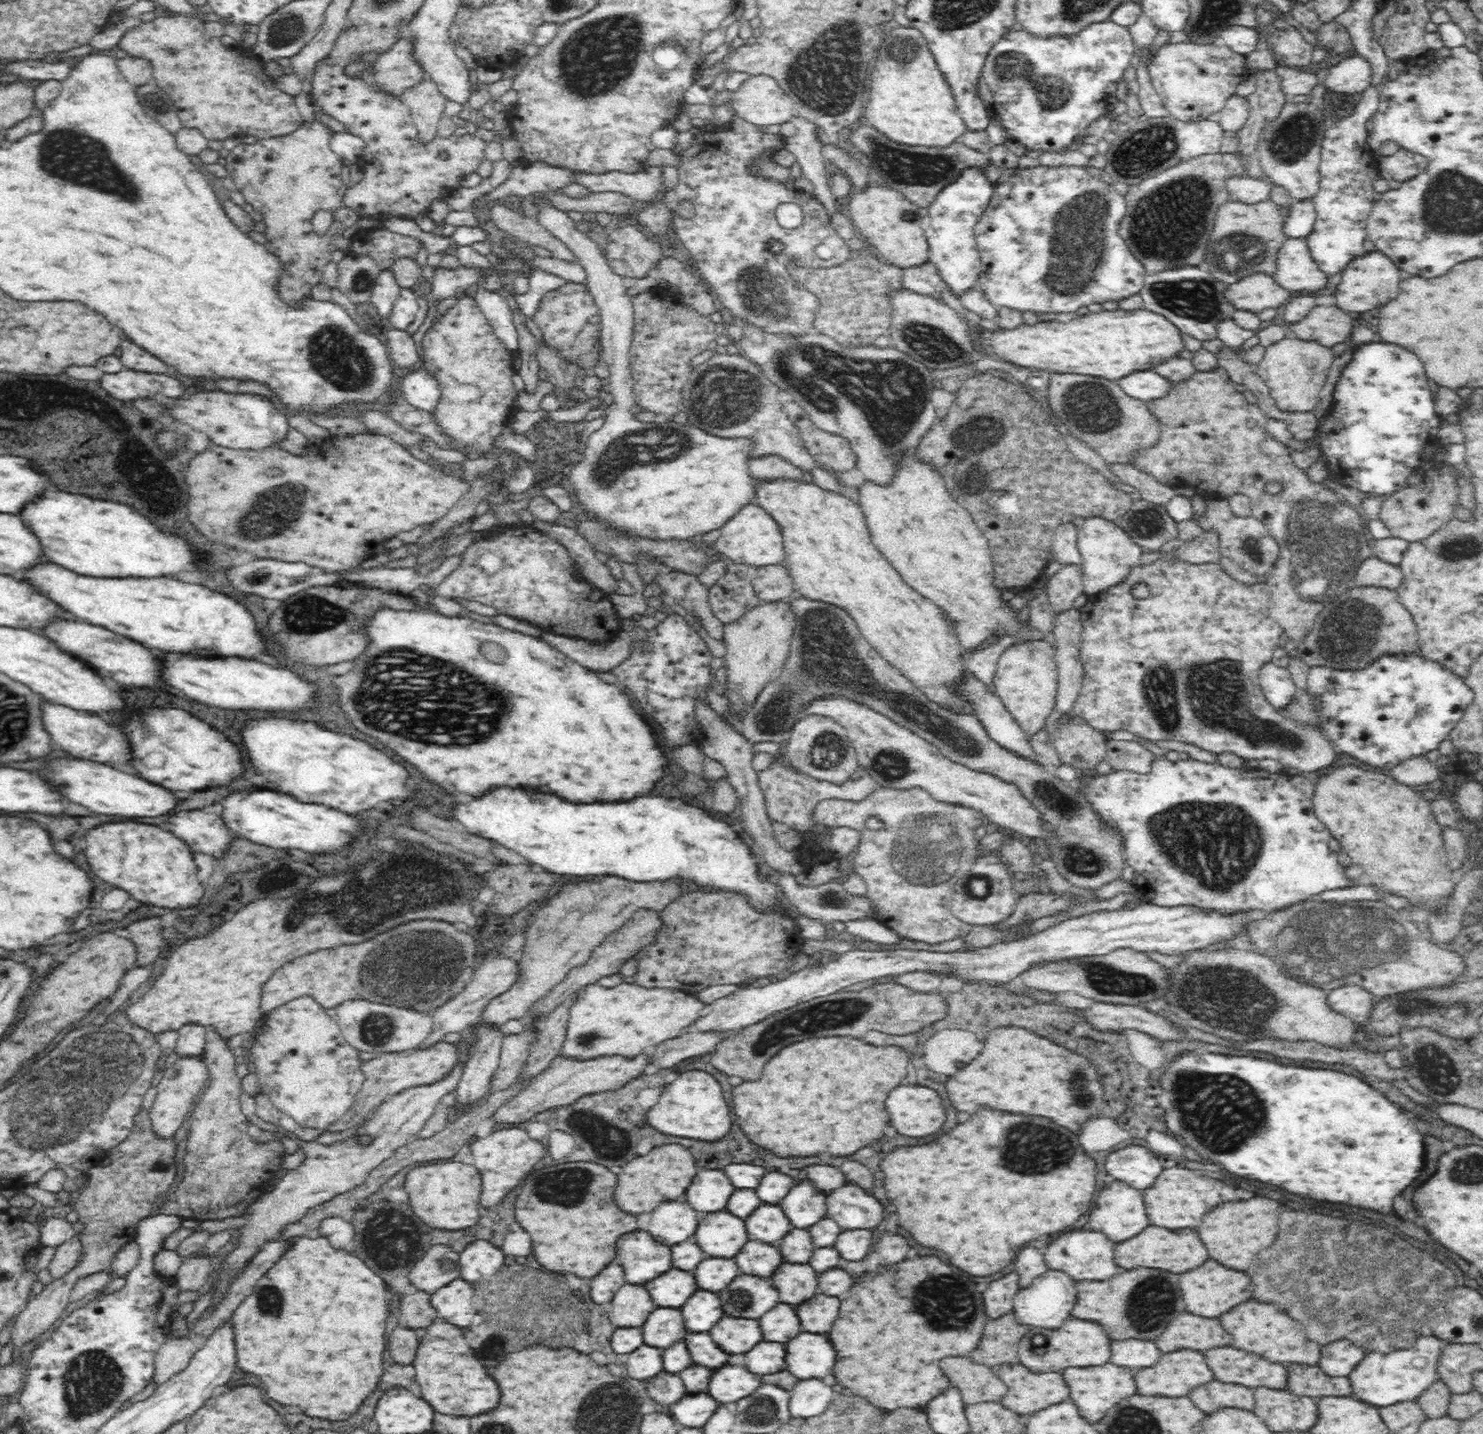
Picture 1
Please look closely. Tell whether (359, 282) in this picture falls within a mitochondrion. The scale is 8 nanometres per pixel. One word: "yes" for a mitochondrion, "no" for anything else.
yes

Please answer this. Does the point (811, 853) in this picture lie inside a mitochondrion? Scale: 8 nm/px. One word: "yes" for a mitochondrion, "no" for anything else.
no

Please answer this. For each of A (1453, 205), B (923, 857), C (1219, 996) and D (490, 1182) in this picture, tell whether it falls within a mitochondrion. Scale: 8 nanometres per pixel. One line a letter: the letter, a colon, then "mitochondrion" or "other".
A: mitochondrion
B: mitochondrion
C: mitochondrion
D: other

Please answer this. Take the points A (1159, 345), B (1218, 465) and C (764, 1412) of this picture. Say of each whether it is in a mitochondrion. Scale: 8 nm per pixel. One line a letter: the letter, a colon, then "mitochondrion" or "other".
A: other
B: other
C: mitochondrion

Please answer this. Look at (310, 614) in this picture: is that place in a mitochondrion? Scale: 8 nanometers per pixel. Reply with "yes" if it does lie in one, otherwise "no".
yes

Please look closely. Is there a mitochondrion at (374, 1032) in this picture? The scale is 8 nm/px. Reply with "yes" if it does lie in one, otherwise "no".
yes

